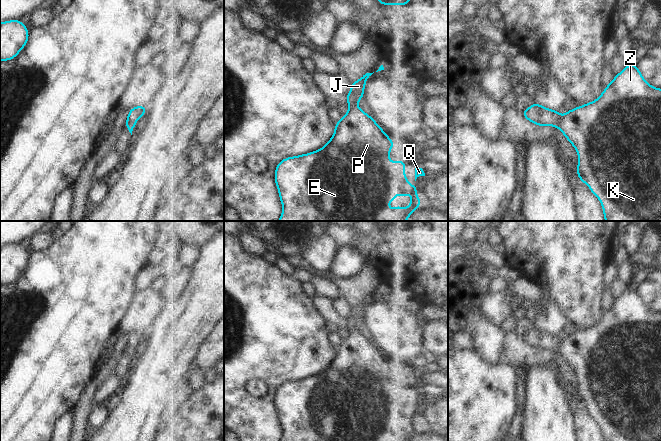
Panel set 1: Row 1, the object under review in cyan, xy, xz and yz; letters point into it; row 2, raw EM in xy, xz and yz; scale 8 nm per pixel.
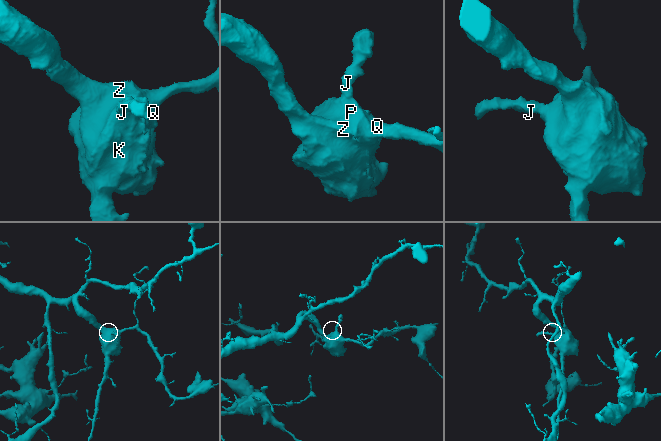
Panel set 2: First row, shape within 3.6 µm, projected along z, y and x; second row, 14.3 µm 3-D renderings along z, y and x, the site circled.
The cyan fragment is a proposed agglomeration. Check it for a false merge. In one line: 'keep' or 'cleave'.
keep

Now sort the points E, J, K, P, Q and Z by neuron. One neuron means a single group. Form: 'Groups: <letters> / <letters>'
Groups: E J K P Q Z

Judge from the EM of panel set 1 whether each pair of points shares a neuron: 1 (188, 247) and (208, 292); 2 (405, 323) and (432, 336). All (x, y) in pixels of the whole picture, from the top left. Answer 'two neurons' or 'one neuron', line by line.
1: two neurons
2: two neurons

